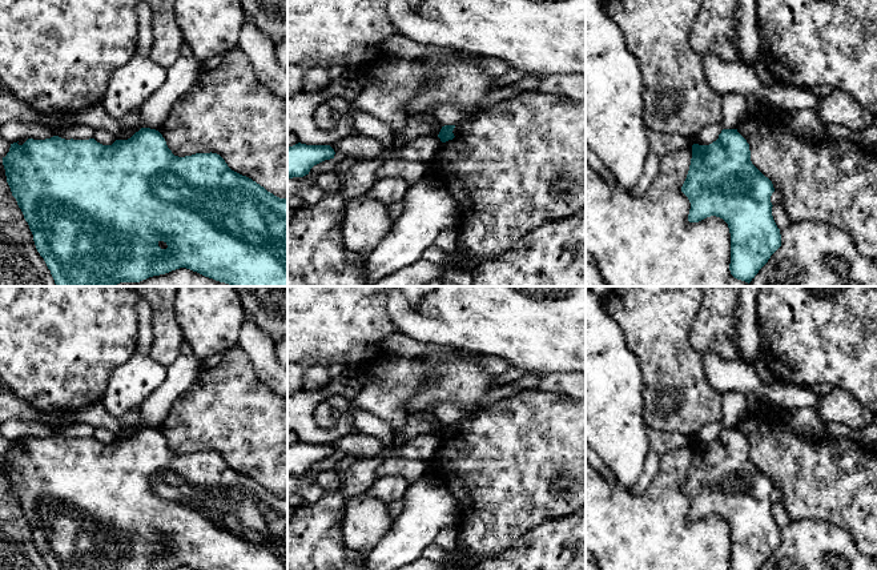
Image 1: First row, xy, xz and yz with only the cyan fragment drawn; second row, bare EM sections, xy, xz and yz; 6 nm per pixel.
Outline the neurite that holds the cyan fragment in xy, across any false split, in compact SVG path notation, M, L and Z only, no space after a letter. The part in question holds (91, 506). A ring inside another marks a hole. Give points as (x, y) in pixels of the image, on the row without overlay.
M141 426L130 437L116 438L112 443L102 443L94 437L28 437L23 443L11 442L3 463L12 494L33 533L36 547L51 570L172 570L180 566L193 570L287 570L287 497L279 497L252 477L232 469L217 451L174 454L156 428Z

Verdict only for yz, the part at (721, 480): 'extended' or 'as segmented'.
as segmented

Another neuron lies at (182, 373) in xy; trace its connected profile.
M181 354L169 365L166 380L140 406L142 425L158 429L176 400L196 384L202 369L202 360L194 354Z

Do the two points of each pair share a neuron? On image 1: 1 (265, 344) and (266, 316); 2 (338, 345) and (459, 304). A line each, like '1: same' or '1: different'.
1: different
2: different

